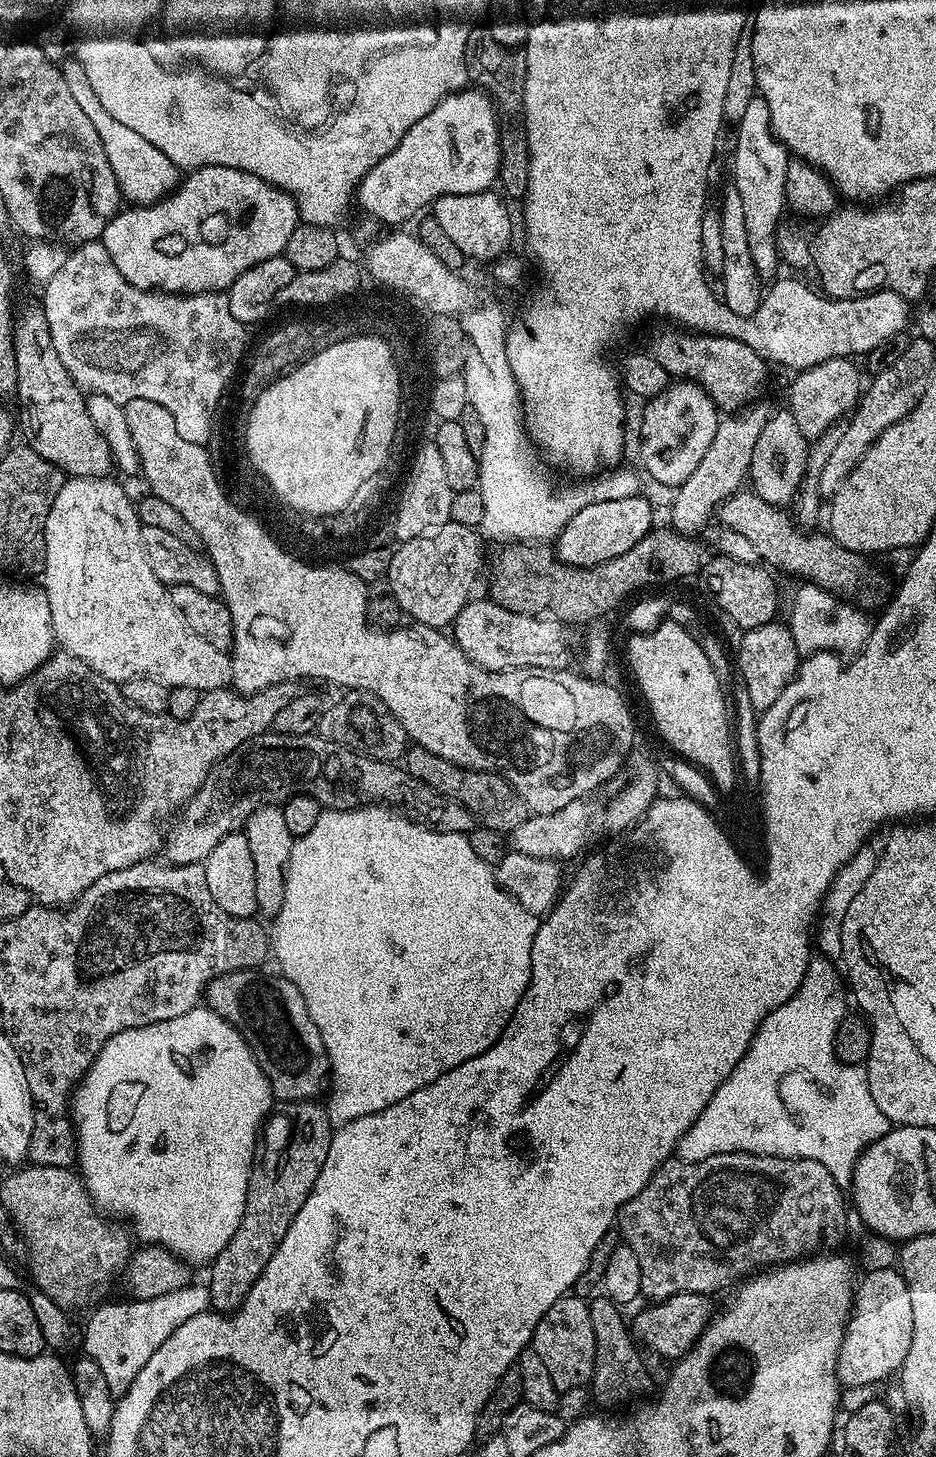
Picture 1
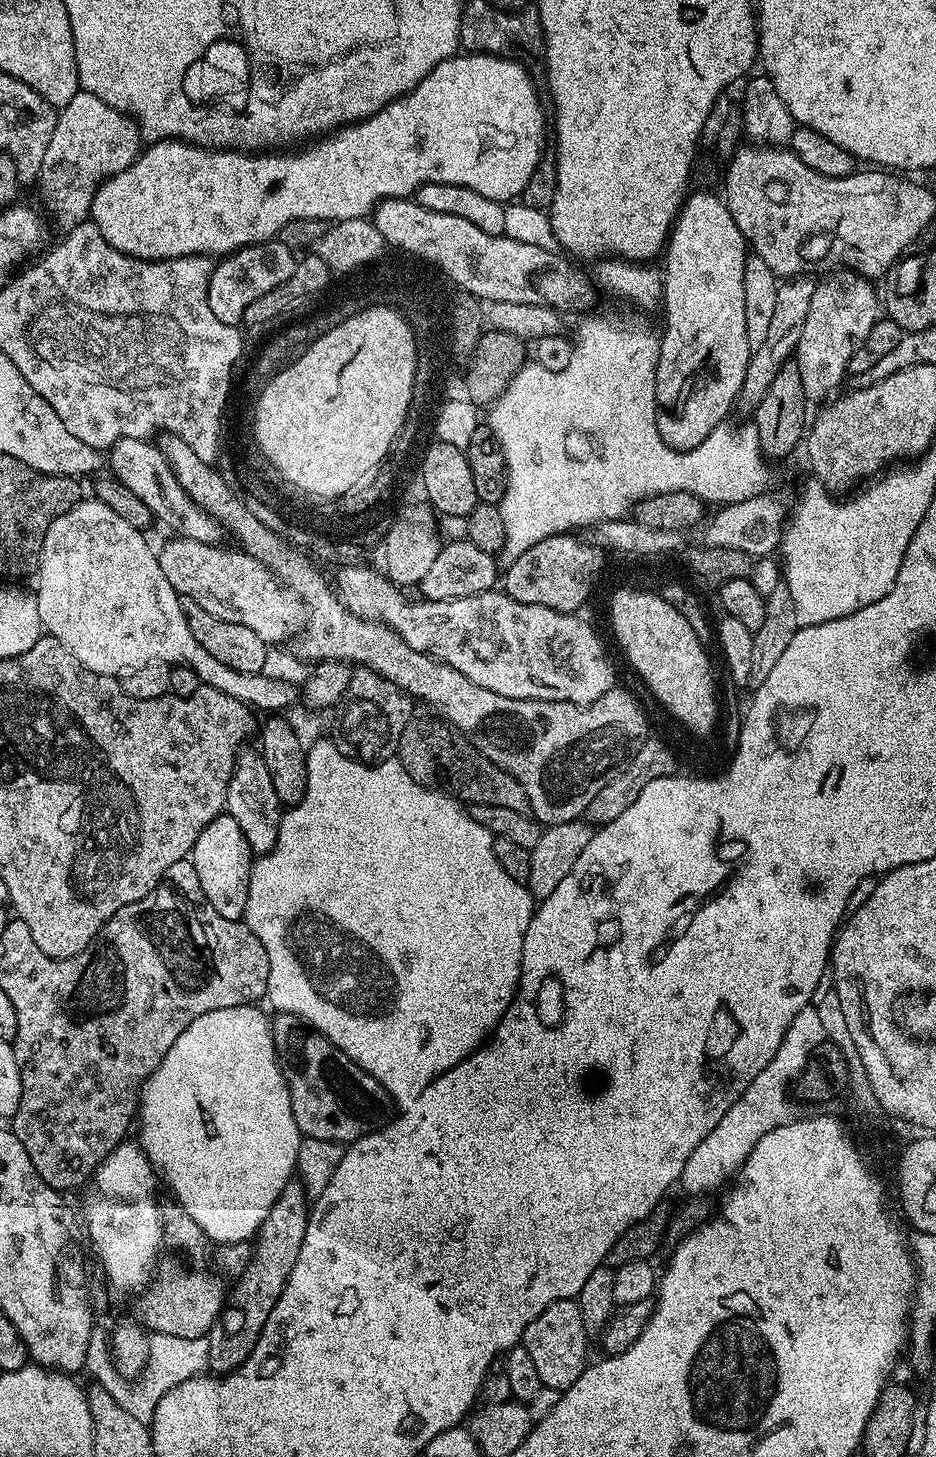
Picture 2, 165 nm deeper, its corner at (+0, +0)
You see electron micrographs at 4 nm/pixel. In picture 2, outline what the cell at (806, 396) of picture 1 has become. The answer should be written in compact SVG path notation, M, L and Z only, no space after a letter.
M836 270L828 275L832 274L817 283L814 298L810 298L810 311L806 313L802 338L798 338L794 357L798 374L802 374L804 398L808 402L827 401L837 391L835 388L843 382L844 376L846 380L849 375L848 363L854 358L854 350L866 342L870 326L882 316L882 300L877 289L876 292L872 289L873 281L869 277L851 270Z

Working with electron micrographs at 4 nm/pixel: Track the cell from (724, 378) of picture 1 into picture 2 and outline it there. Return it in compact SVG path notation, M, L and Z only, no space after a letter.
M415 198L384 200L376 205L374 223L378 234L382 234L384 243L389 249L401 248L412 256L421 256L426 263L433 264L446 279L453 280L459 291L468 292L479 301L489 297L493 304L502 302L537 304L557 310L584 308L588 304L587 278L571 264L573 263L571 259L539 242L527 244L524 240L515 240L511 234L491 236L486 234L486 230L478 230L474 222L466 222L466 218L457 218L455 214L438 214L438 210L426 210L426 206L419 204Z

